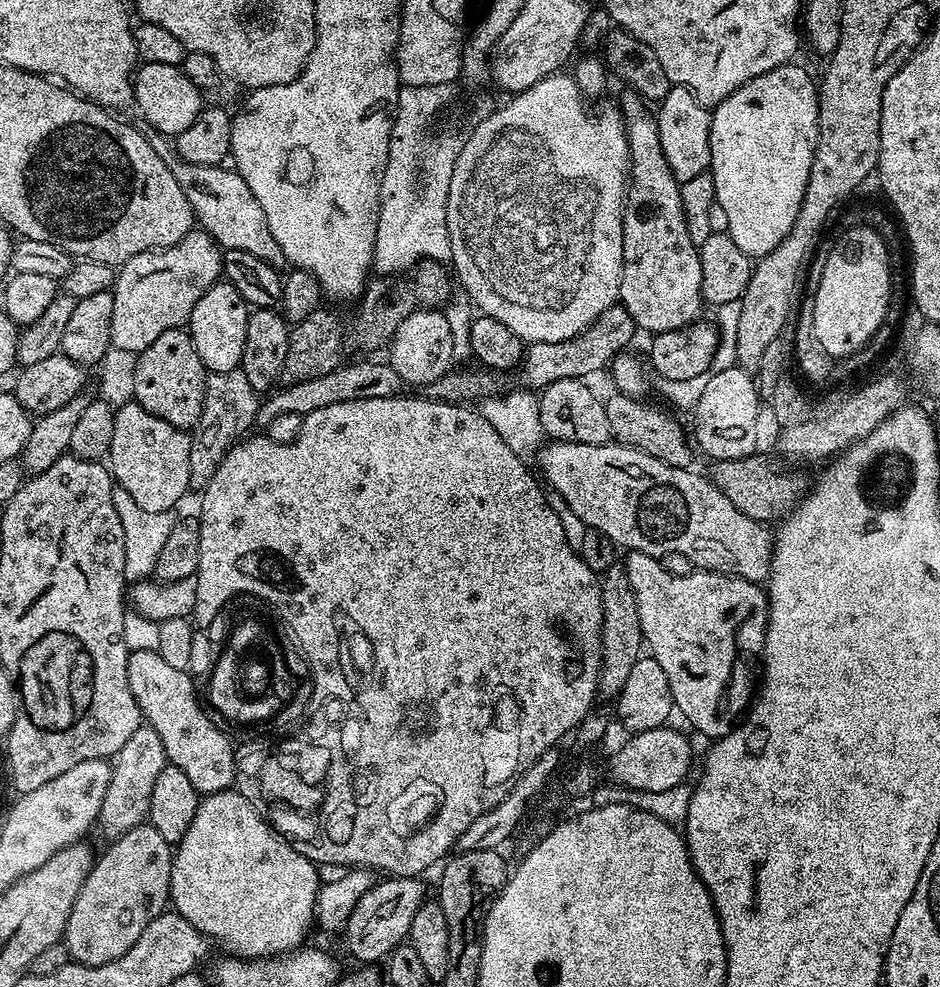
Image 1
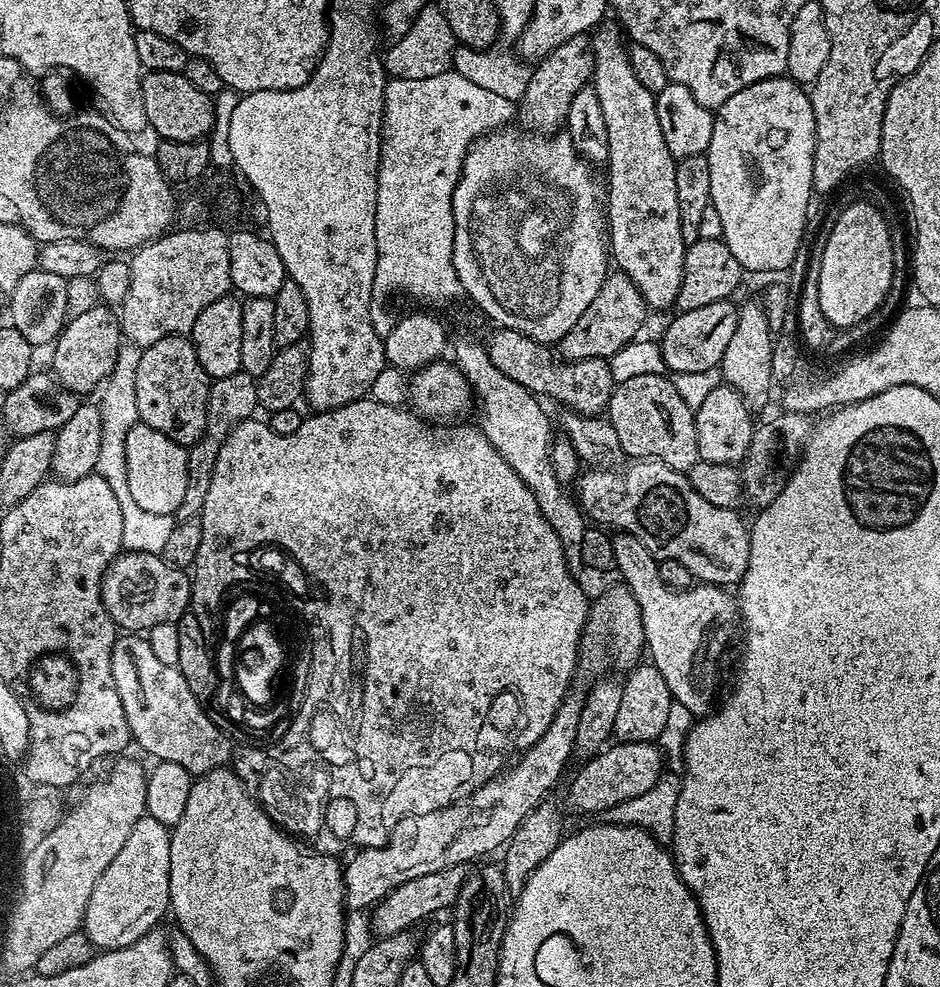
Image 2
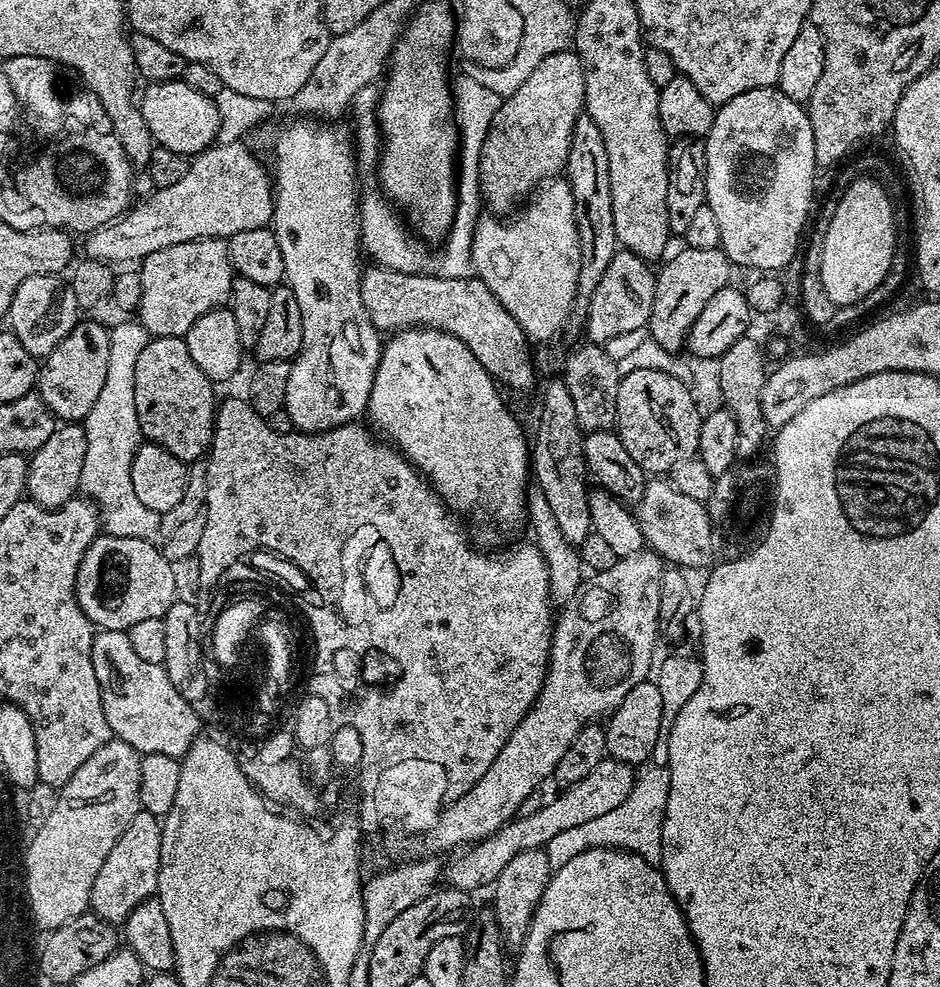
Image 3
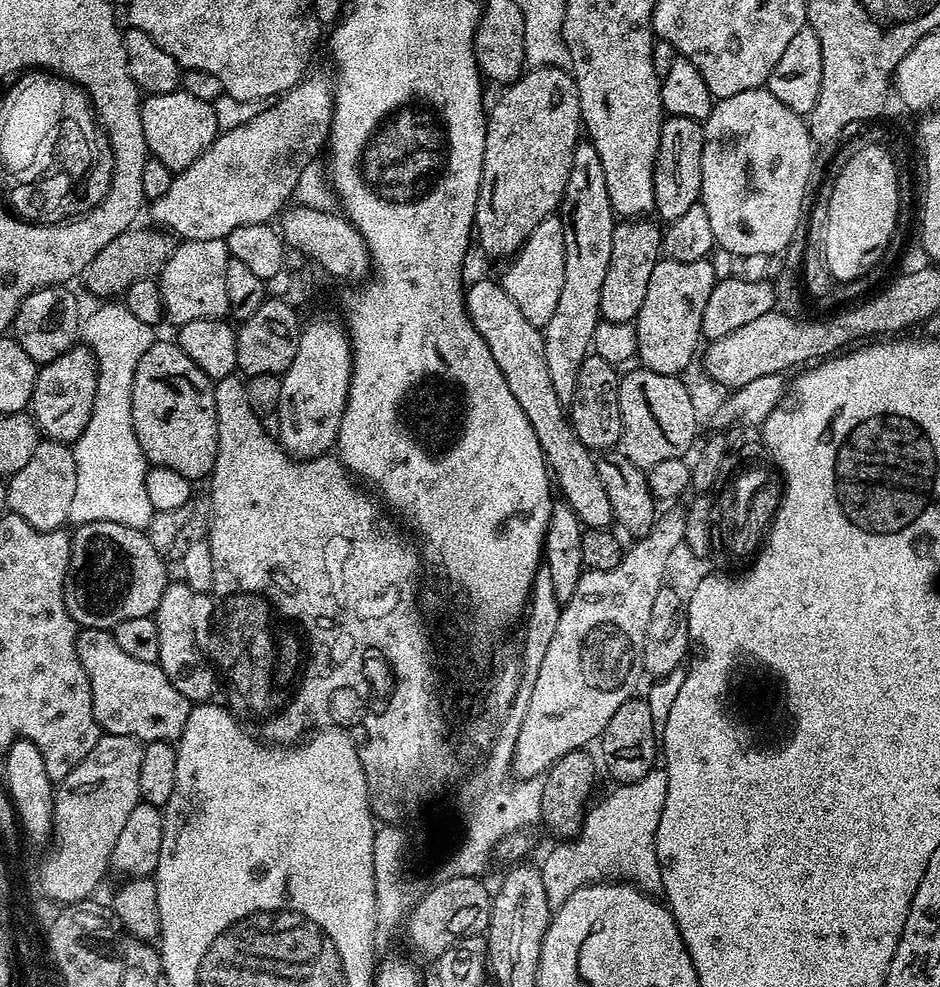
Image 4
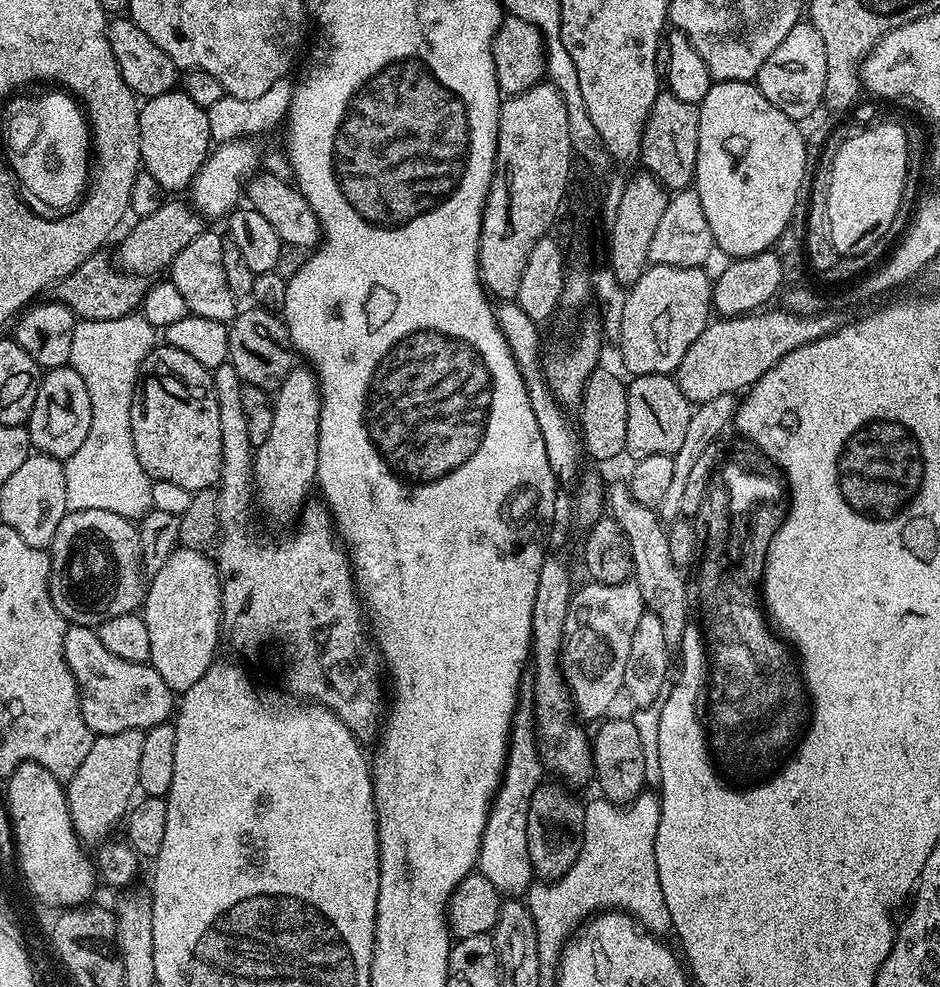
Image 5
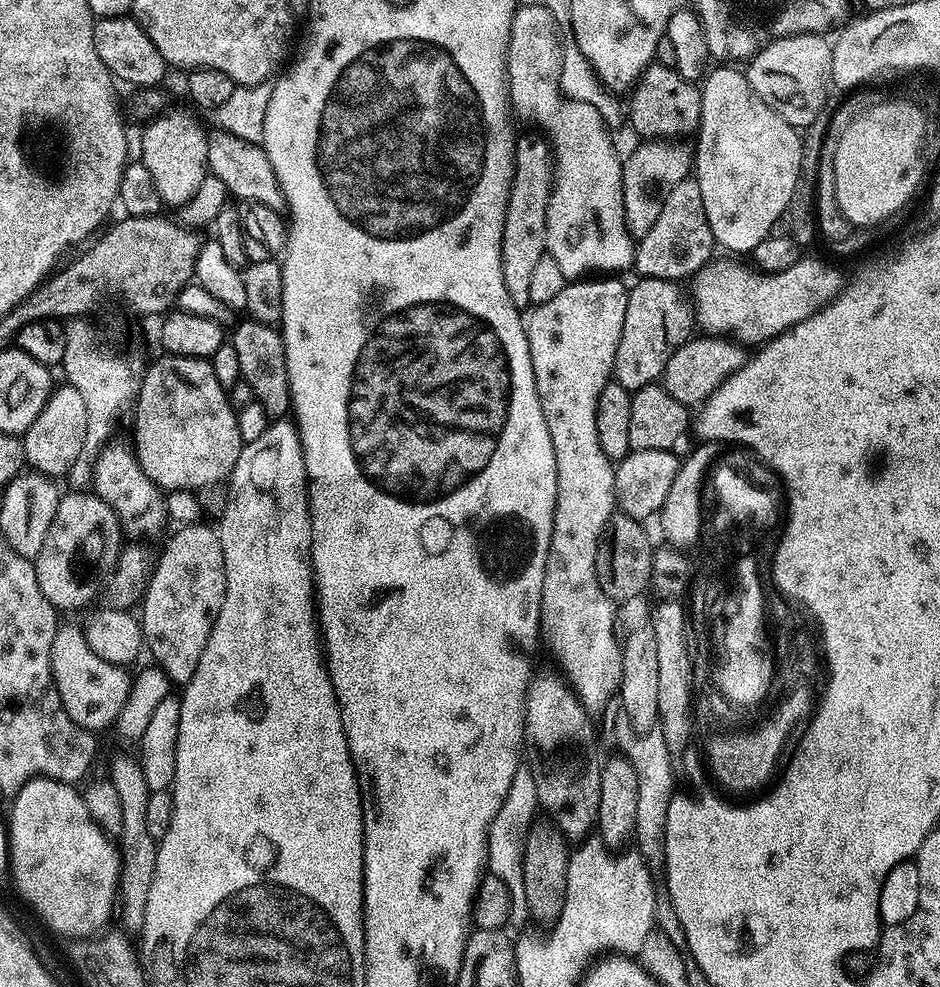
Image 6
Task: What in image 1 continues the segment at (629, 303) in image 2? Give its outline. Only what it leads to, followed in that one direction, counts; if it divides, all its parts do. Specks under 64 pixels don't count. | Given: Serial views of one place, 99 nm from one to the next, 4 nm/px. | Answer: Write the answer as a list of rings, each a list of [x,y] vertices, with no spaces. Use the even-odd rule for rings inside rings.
[[[612,305],[574,339],[558,343],[528,344],[516,370],[521,383],[519,385],[530,390],[542,390],[548,384],[565,378],[587,379],[603,367],[605,369],[613,357],[625,351],[634,334],[636,335],[636,327],[629,312],[621,305]]]

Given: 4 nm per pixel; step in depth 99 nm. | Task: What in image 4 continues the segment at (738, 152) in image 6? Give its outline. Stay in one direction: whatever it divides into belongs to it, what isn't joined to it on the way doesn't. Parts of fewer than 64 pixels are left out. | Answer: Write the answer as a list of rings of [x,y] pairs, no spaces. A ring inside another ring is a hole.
[[[767,87],[754,90],[742,90],[742,94],[734,94],[725,100],[716,100],[712,105],[712,113],[708,115],[704,125],[704,149],[702,150],[702,190],[700,191],[700,203],[703,204],[706,214],[710,214],[710,230],[714,230],[714,241],[720,244],[732,256],[772,256],[783,253],[787,244],[797,229],[799,220],[806,212],[806,184],[810,180],[810,168],[812,164],[811,134],[808,125],[801,113],[790,110],[774,98]]]

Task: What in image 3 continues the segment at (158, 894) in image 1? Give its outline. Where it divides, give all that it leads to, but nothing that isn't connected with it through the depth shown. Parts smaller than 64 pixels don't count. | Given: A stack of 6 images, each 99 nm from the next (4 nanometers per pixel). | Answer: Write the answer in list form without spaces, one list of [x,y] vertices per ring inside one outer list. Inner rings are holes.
[[[141,811],[134,814],[130,826],[122,830],[122,838],[114,842],[114,850],[102,862],[98,878],[94,878],[94,890],[90,890],[90,908],[107,924],[123,925],[128,915],[144,900],[156,896],[158,870],[162,862],[162,820],[161,817]]]

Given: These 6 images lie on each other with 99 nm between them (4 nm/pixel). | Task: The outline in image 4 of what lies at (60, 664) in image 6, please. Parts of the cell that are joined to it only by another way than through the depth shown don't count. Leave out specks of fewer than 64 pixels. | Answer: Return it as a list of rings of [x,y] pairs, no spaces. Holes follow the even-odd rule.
[[[80,628],[76,634],[78,662],[90,678],[94,718],[110,736],[133,736],[141,742],[179,741],[193,705],[166,678],[159,663],[138,662],[114,642],[107,628]]]

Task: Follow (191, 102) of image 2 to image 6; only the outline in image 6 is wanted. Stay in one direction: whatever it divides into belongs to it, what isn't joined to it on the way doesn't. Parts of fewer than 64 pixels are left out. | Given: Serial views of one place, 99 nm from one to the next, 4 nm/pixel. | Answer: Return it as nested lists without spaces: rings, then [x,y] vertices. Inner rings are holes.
[[[170,112],[152,120],[140,136],[139,159],[150,170],[161,205],[178,210],[210,174],[208,171],[208,135],[190,115]]]

